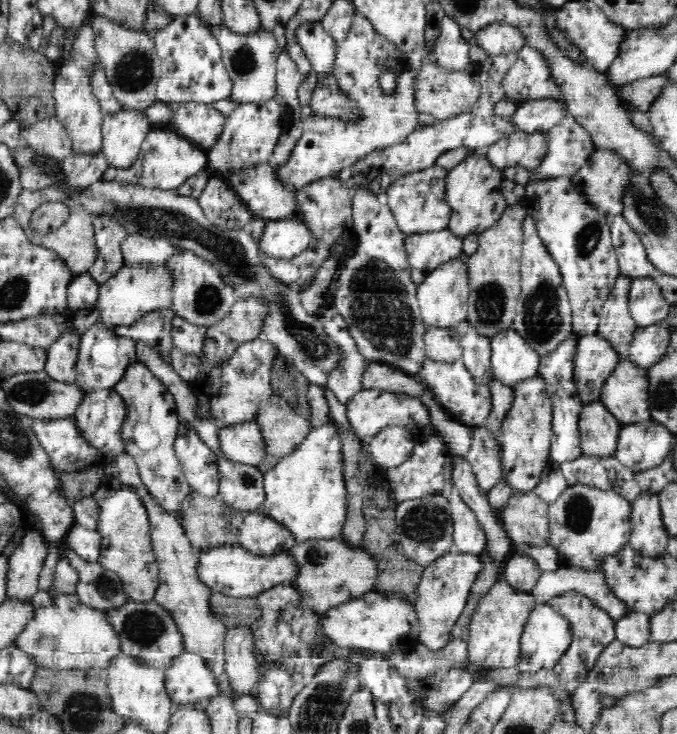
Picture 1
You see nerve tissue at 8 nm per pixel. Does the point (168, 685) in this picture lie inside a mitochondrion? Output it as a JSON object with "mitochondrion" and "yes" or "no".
{"mitochondrion":"no"}

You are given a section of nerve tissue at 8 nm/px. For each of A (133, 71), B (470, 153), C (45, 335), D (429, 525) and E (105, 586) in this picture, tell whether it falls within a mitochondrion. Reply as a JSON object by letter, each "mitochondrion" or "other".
{"A":"mitochondrion","B":"other","C":"other","D":"mitochondrion","E":"mitochondrion"}

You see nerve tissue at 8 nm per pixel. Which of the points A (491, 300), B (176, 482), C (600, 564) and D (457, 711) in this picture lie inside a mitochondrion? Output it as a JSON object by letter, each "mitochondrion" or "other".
{"A":"mitochondrion","B":"mitochondrion","C":"other","D":"other"}

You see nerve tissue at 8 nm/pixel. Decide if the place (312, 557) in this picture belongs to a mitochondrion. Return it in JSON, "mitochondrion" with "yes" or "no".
{"mitochondrion":"no"}

